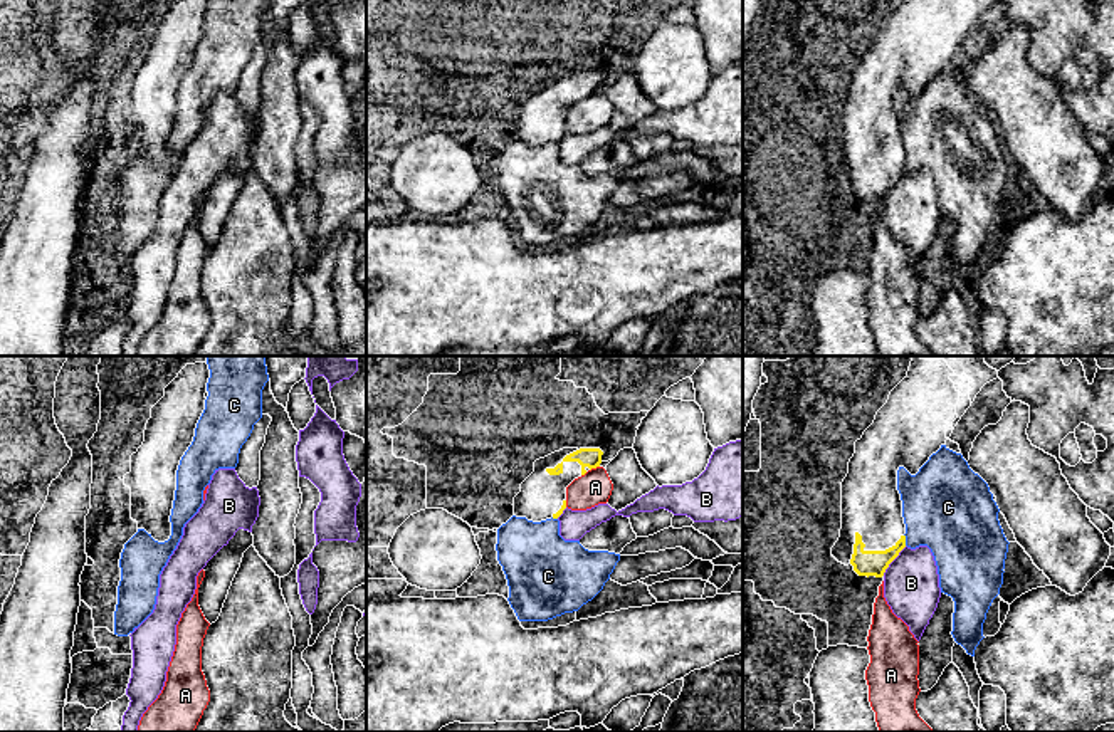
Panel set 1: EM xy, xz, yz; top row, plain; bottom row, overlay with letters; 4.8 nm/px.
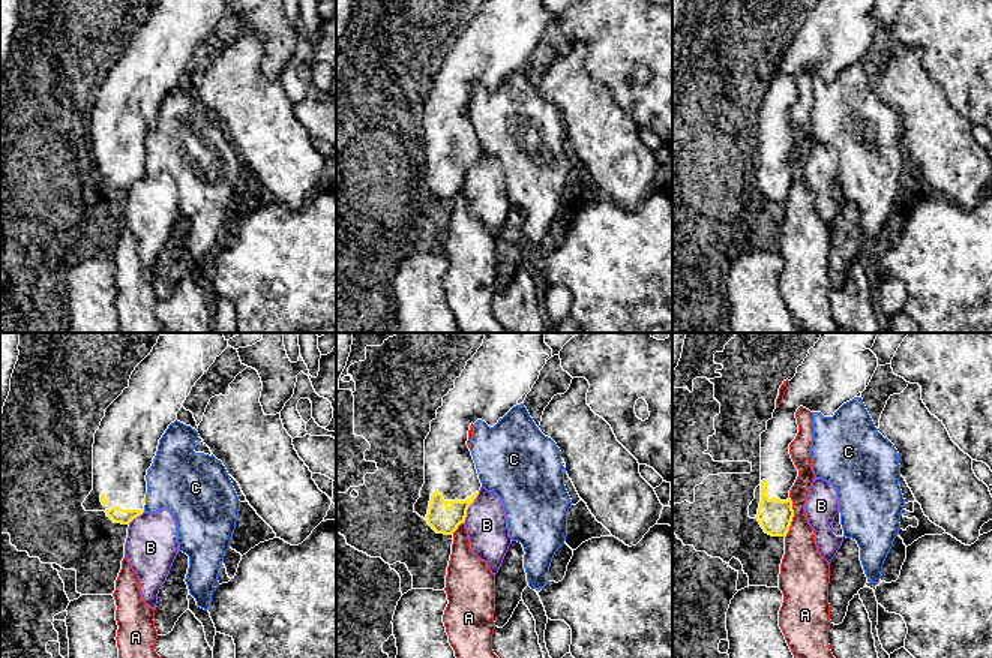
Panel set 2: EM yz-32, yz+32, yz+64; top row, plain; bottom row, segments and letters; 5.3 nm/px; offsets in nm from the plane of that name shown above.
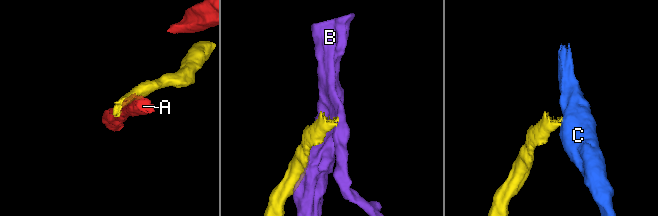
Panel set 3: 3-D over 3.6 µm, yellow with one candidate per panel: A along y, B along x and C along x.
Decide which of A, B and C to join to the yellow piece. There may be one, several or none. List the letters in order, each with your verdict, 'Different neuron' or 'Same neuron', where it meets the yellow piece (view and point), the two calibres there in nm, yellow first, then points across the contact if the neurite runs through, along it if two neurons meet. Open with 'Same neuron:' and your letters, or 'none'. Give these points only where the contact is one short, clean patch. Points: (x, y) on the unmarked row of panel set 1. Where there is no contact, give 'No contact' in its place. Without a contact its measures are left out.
Same neuron: none
A: Different neuron. Touches yellow at xz (593, 91). Thickness 100 nm (yellow) against 160 nm. Boundary: xz (599, 89), (590, 94)
B: Different neuron. Touches yellow at yz (893, 183). Thickness 130 nm (yellow) against 280 nm
C: Different neuron. Touches yellow at yz (904, 163). Thickness 130 nm (yellow) against 420 nm. Boundary: yz (904, 158), (906, 168)

